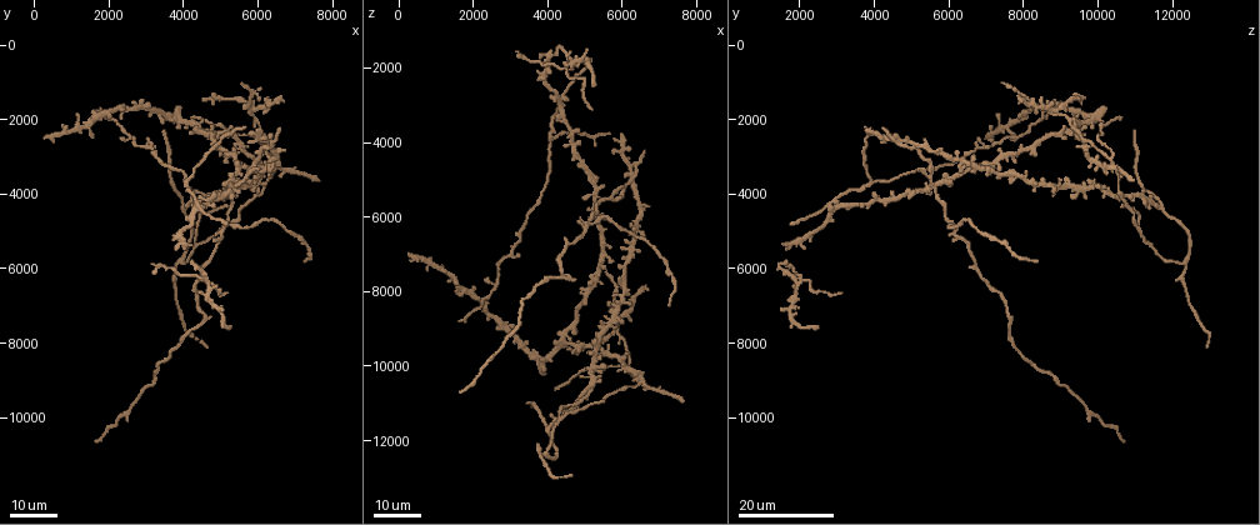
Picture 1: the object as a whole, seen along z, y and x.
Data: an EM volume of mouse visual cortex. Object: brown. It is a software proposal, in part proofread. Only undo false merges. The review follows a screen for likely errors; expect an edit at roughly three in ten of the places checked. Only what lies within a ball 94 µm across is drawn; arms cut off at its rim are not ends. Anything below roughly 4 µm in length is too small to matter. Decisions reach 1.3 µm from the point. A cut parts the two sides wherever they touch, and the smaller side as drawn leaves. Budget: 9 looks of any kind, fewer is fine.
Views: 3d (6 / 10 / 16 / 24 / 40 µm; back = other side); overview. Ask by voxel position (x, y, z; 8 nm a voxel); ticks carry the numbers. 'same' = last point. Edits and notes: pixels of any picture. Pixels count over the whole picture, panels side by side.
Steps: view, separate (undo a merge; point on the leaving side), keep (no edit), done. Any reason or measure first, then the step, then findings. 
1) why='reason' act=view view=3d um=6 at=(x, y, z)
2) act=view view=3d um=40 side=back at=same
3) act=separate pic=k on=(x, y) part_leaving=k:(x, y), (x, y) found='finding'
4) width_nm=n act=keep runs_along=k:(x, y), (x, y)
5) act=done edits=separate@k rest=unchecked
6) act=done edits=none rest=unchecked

why='a fork' act=view view=3d um=24 at=(4300, 5400, 11500)

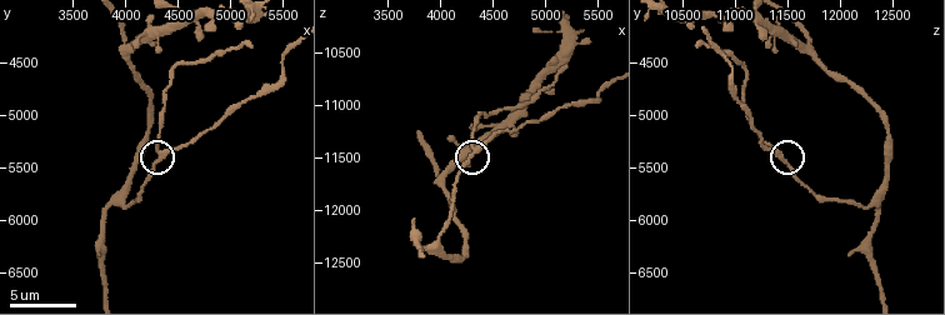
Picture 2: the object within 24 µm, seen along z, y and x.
act=view view=3d um=6 at=(4300, 5360, 11440)

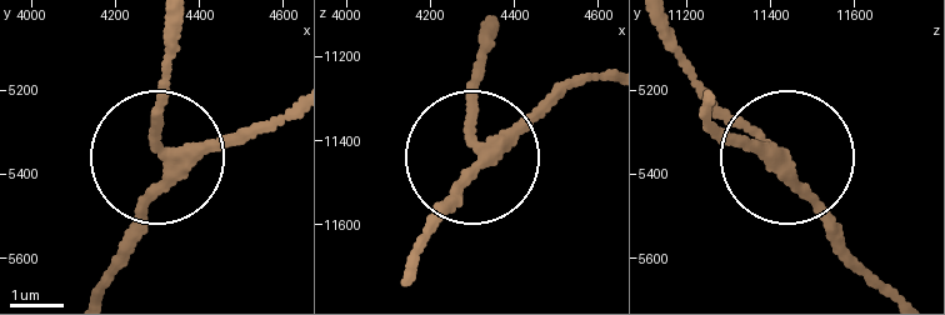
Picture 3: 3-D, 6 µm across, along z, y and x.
width_nm=250 act=keep runs_along=3:(290, 106), (160, 151), (165, 71) found='one cell here'

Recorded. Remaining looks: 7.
act=view view=3d um=10 at=(3980, 5900, 12260)

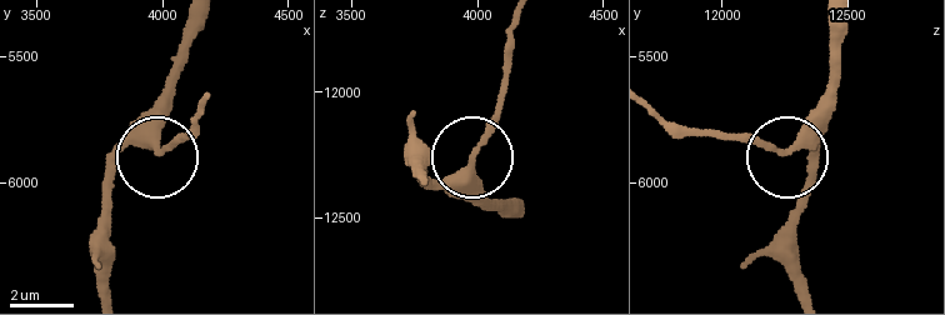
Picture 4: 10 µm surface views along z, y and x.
act=view view=3d um=10 side=back at=(3990, 5870, 12250)

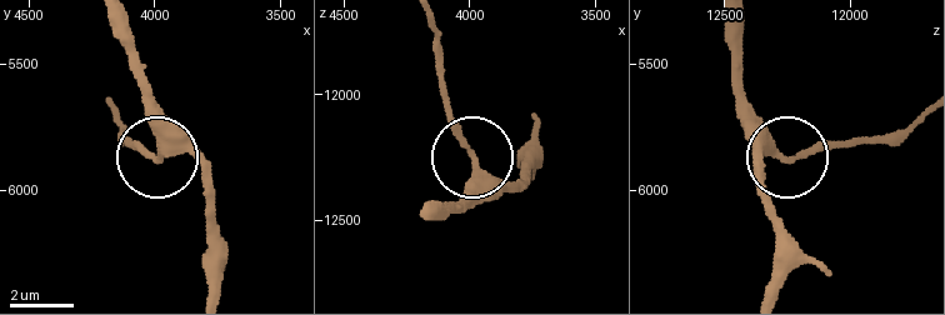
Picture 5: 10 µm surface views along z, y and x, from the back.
act=keep runs_along=5:(429, 28), (443, 60), (451, 124), (475, 165), (466, 210) found='continuous, no second cell'

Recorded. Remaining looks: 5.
why='four arms meet' act=view view=3d um=24 at=(6400, 3200, 10400)

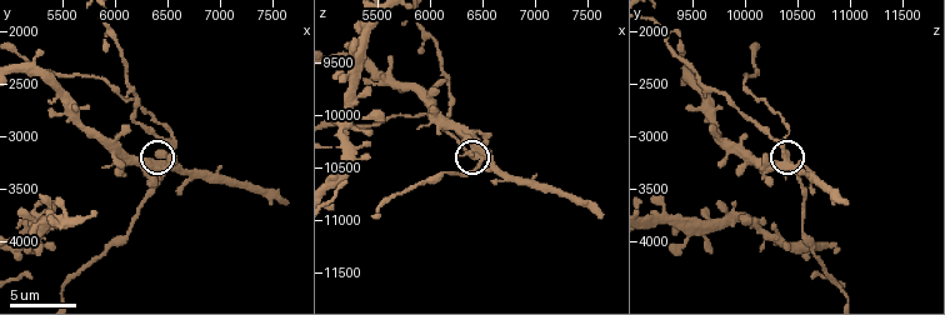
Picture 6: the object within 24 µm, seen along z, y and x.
act=view view=3d um=10 at=(6460, 3220, 10380)

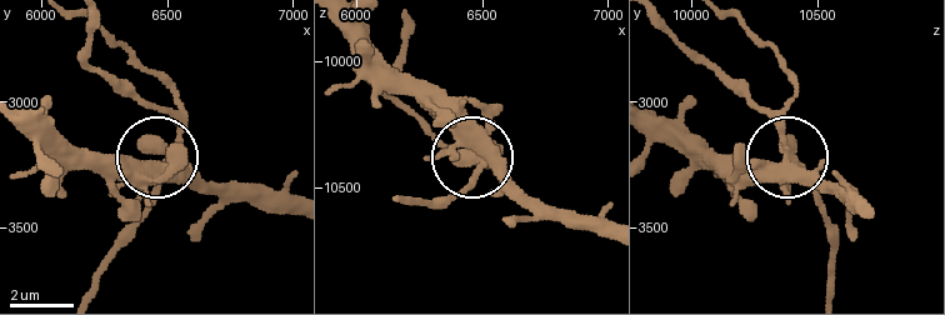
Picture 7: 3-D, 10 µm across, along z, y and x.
act=keep runs_along=7:(24, 110), (80, 148), (160, 160), (174, 126), (136, 88) found='continuous, no second cell'

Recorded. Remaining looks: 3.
why='looks like a crossing' act=view view=3d um=24 at=(4300, 4300, 3000)

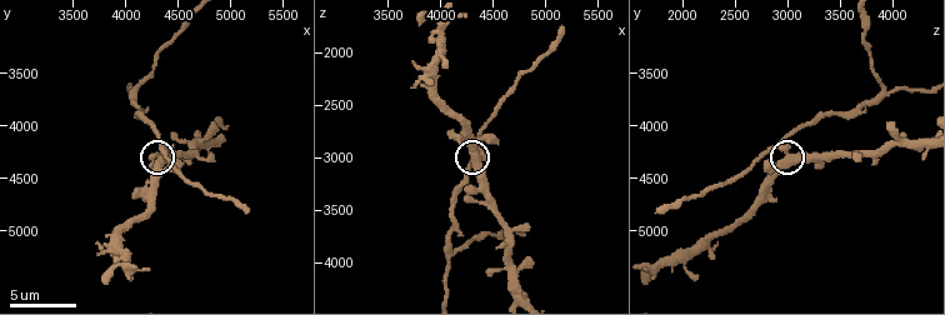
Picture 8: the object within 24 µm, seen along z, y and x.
why='closer look' act=view view=3d um=10 at=(4320, 4300, 3020)

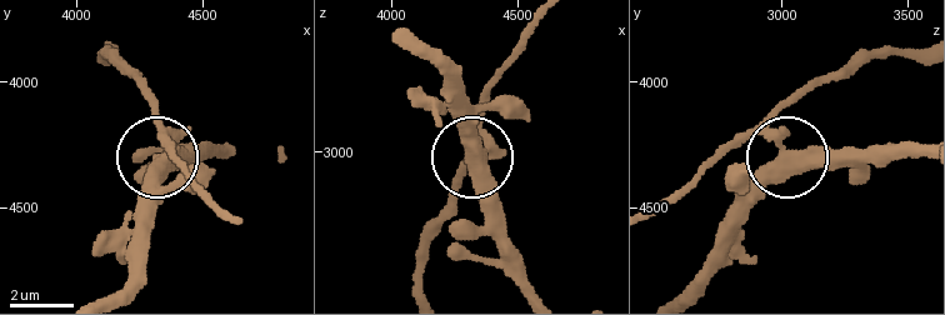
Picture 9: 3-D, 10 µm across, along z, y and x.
width_nm=440 act=separate pic=9 on=(489, 89) part_leaving=9:(760, 128), (823, 85), (919, 48) found='a second cell is stuck on'

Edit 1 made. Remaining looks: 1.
act=done edits=separate@9 rest=unchecked

